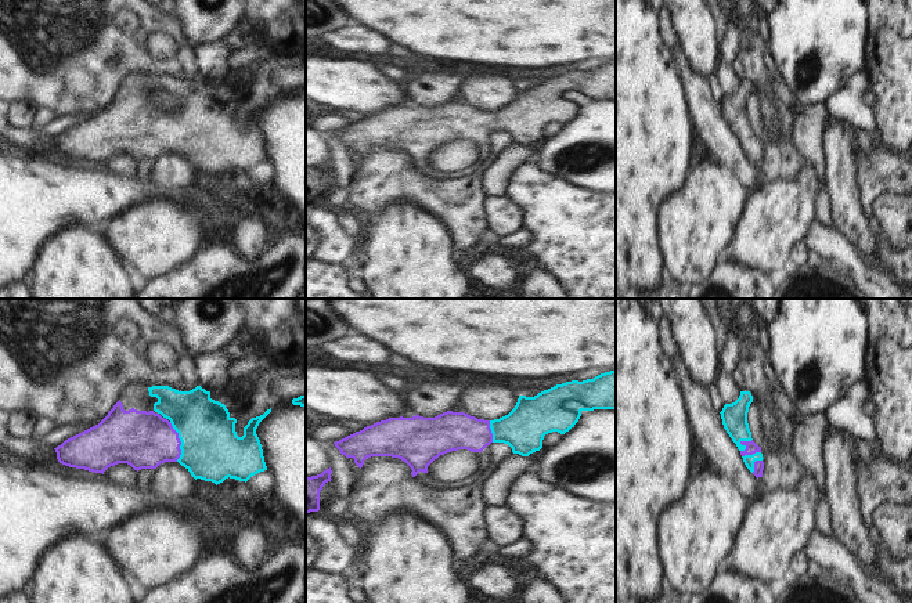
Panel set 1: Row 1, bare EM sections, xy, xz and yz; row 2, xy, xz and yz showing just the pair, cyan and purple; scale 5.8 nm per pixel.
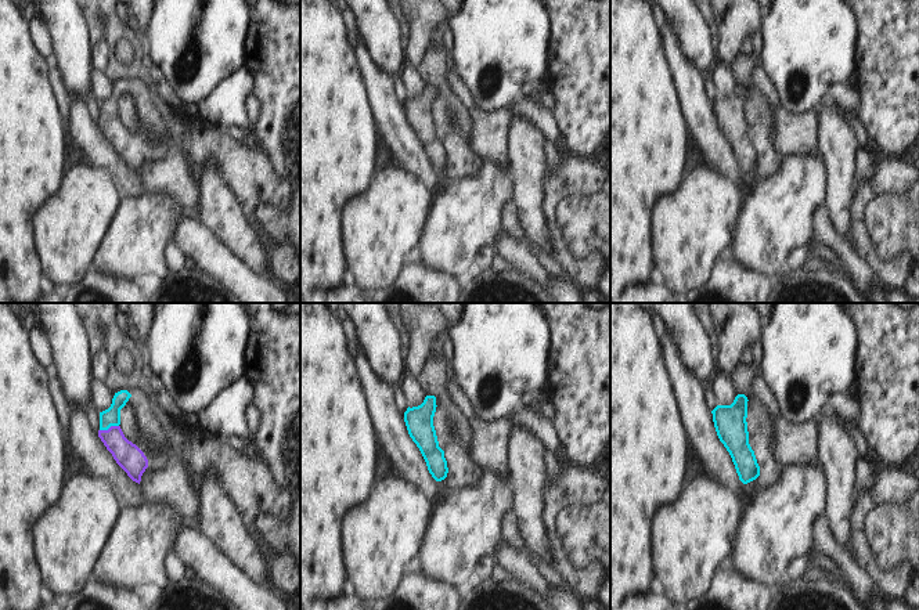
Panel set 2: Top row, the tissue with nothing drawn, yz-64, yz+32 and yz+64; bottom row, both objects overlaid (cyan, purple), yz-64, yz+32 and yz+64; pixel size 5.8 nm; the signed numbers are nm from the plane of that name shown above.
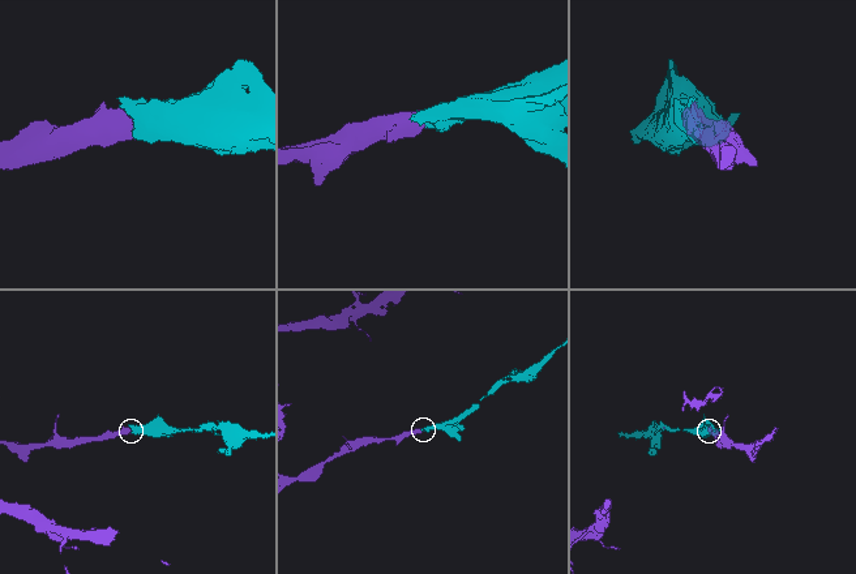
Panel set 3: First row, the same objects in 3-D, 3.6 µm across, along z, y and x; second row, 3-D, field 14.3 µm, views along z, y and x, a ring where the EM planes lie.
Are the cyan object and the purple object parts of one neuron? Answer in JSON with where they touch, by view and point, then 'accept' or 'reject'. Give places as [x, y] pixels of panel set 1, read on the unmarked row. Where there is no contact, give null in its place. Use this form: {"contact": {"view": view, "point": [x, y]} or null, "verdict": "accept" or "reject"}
{"contact": {"view": "xy", "point": [180, 130]}, "verdict": "accept"}

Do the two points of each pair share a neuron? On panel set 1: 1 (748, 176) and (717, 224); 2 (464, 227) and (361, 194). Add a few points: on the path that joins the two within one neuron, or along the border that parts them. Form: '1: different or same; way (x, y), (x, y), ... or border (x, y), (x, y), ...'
1: different; border (717, 163), (727, 168), (749, 191)
2: same; way (439, 202), (426, 192), (386, 192)

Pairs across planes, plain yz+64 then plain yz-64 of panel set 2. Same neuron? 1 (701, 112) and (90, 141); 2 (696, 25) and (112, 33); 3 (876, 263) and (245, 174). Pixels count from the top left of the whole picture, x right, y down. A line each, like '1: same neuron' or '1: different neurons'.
1: same neuron
2: different neurons
3: same neuron

